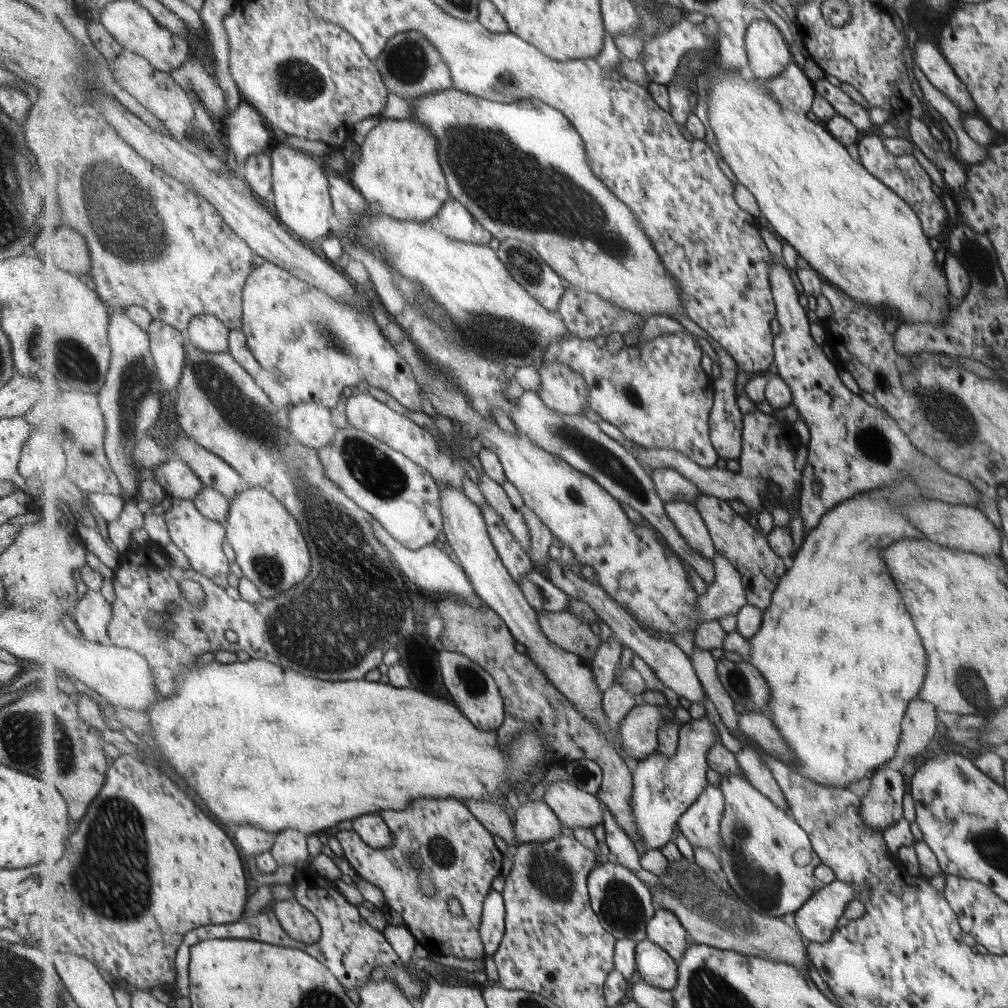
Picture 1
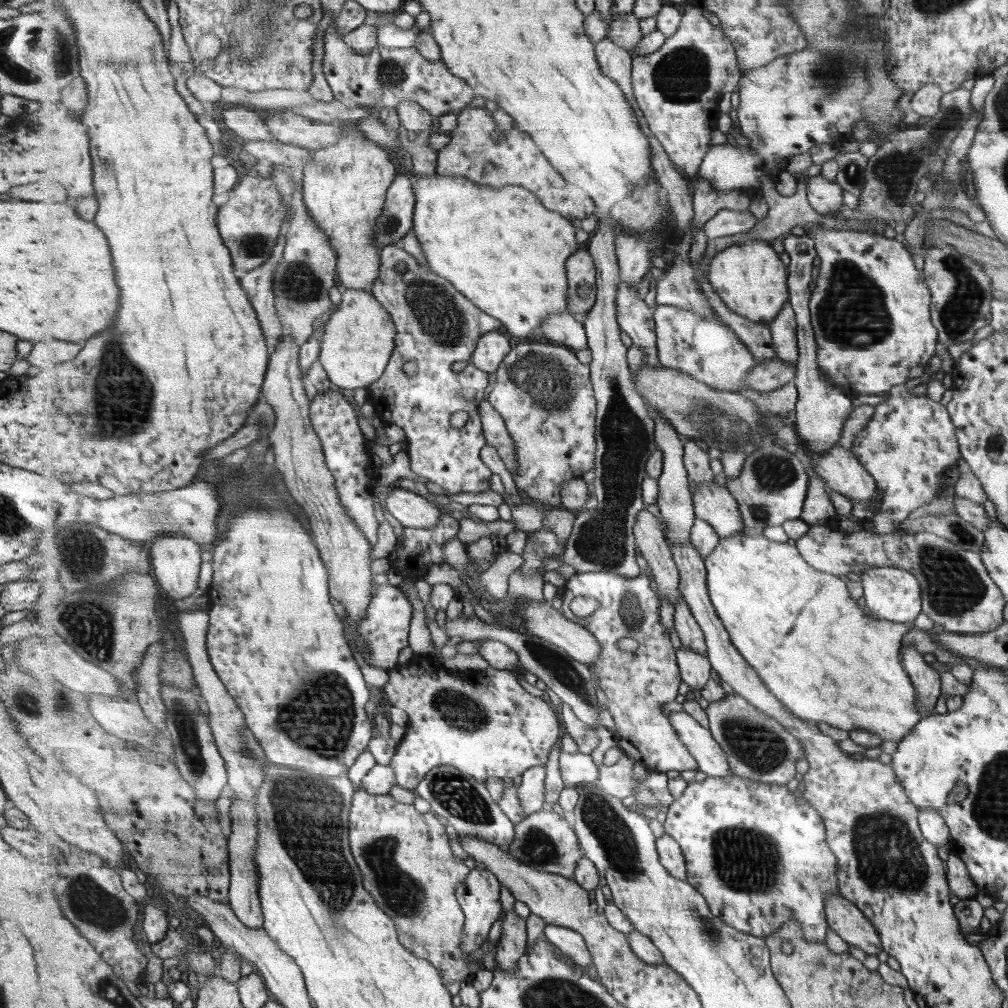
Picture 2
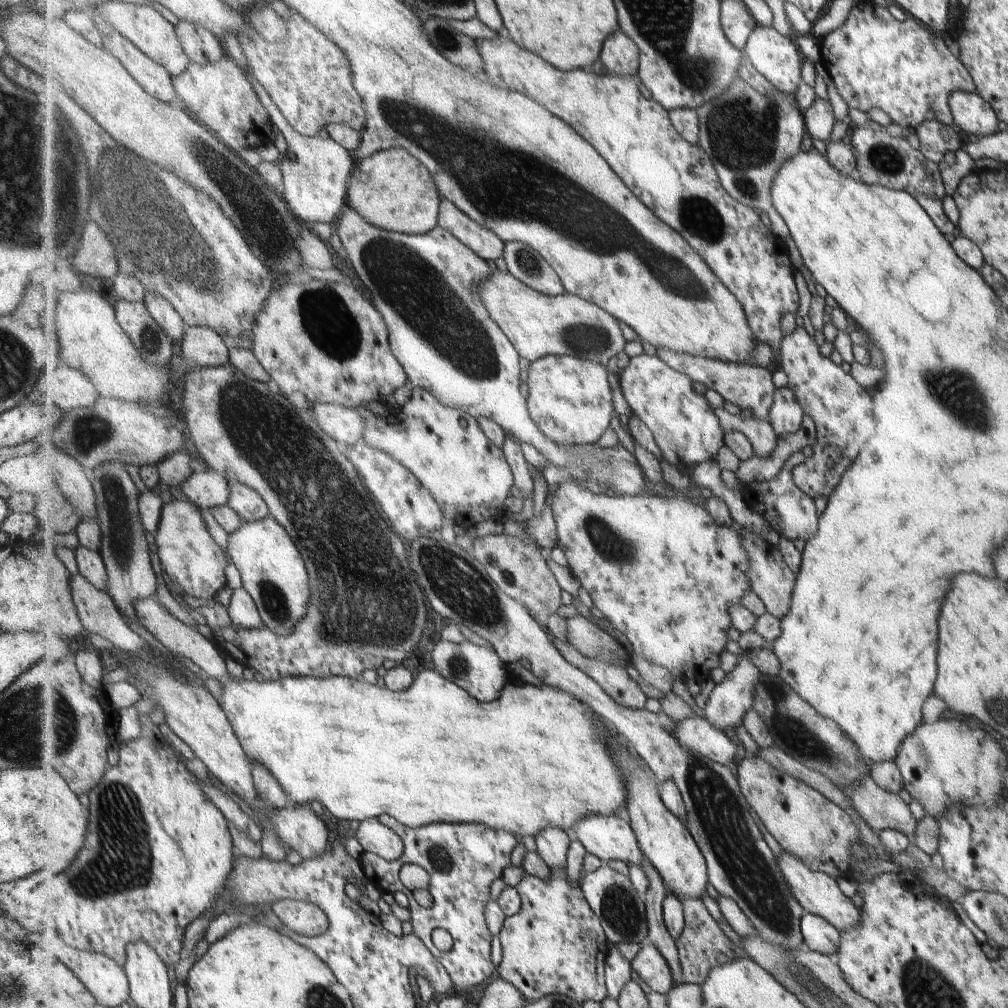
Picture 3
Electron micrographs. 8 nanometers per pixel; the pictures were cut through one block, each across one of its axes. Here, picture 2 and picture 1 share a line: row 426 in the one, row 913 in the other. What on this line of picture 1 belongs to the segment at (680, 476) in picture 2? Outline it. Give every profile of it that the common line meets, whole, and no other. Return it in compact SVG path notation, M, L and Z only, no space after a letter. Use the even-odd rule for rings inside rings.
M659 907L647 923L648 938L665 949L677 962L691 945L687 929L671 909Z

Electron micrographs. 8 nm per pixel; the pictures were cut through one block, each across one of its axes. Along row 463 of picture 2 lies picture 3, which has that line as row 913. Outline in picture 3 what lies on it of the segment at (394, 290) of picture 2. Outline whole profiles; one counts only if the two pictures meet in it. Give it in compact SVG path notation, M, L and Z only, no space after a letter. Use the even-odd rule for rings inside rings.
M391 815L381 816L381 820L389 826L399 826L399 836L405 844L404 855L397 860L387 861L363 853L360 862L368 883L377 892L402 892L409 896L413 932L447 969L458 994L487 982L499 966L495 966L491 960L493 935L485 924L485 906L491 900L491 884L503 876L505 868L513 866L511 852L521 839L515 833L495 830L484 824L435 823L414 829ZM407 863L419 864L431 874L430 907L419 906L419 902L413 898L413 892L401 882L399 873ZM435 928L444 928L450 933L453 944L449 951L443 952L433 944L431 934Z

